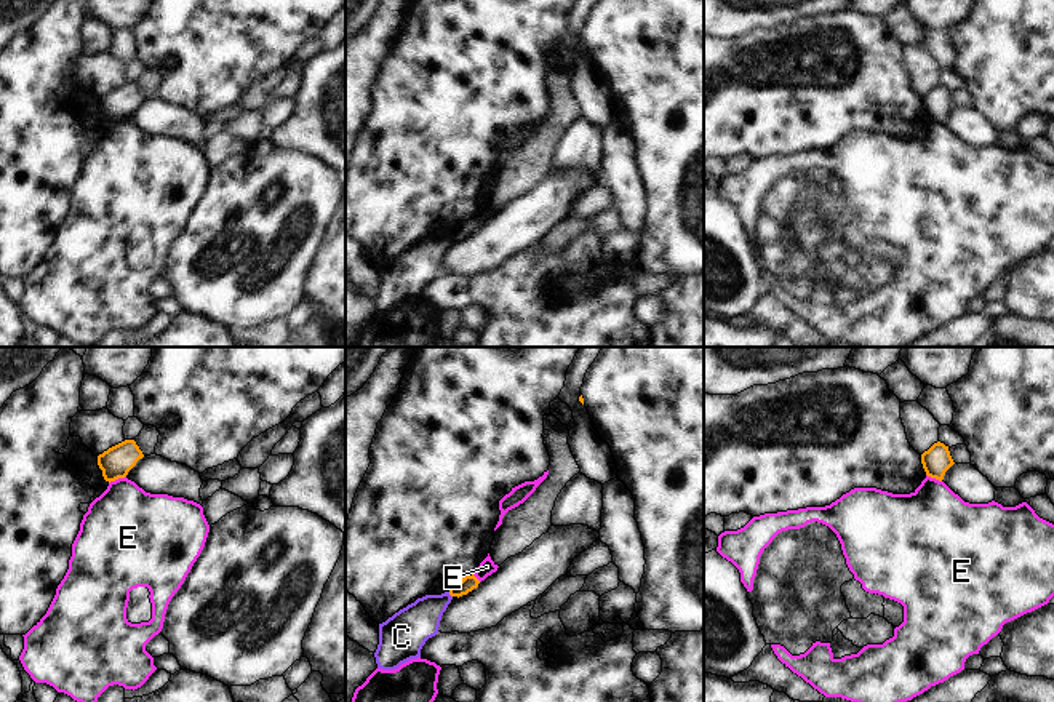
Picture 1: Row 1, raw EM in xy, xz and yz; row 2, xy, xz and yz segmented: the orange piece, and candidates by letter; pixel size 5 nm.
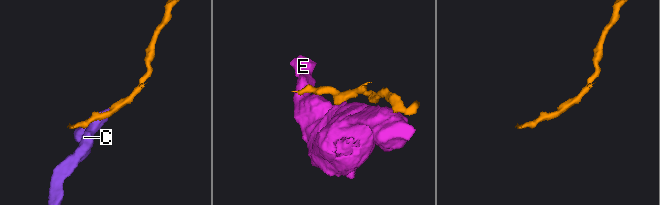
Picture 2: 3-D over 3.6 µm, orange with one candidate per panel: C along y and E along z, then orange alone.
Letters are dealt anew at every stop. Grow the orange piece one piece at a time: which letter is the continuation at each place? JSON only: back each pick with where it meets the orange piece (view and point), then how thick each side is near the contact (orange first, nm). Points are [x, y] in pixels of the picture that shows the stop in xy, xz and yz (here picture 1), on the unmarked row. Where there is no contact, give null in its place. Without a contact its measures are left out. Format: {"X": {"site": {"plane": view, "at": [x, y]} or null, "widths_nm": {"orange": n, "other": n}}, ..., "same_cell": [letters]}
{"same_cell": []}

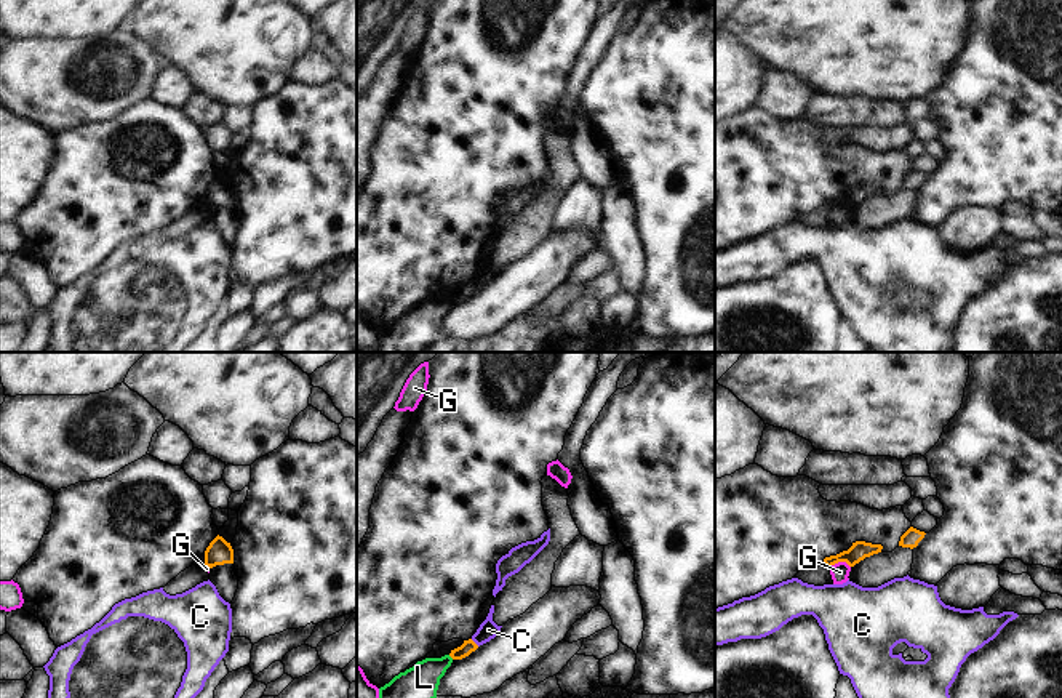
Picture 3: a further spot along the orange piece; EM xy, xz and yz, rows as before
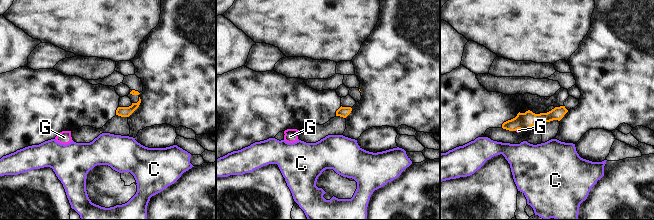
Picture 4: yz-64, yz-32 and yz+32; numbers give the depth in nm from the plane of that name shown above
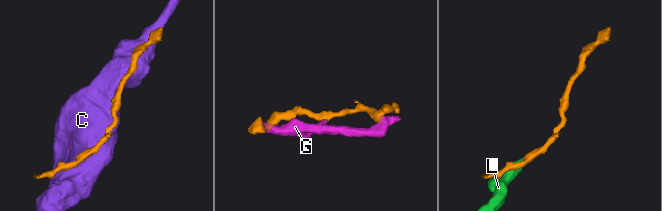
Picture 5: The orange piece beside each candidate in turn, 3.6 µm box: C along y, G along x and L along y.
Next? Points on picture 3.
{"same_cell": []}

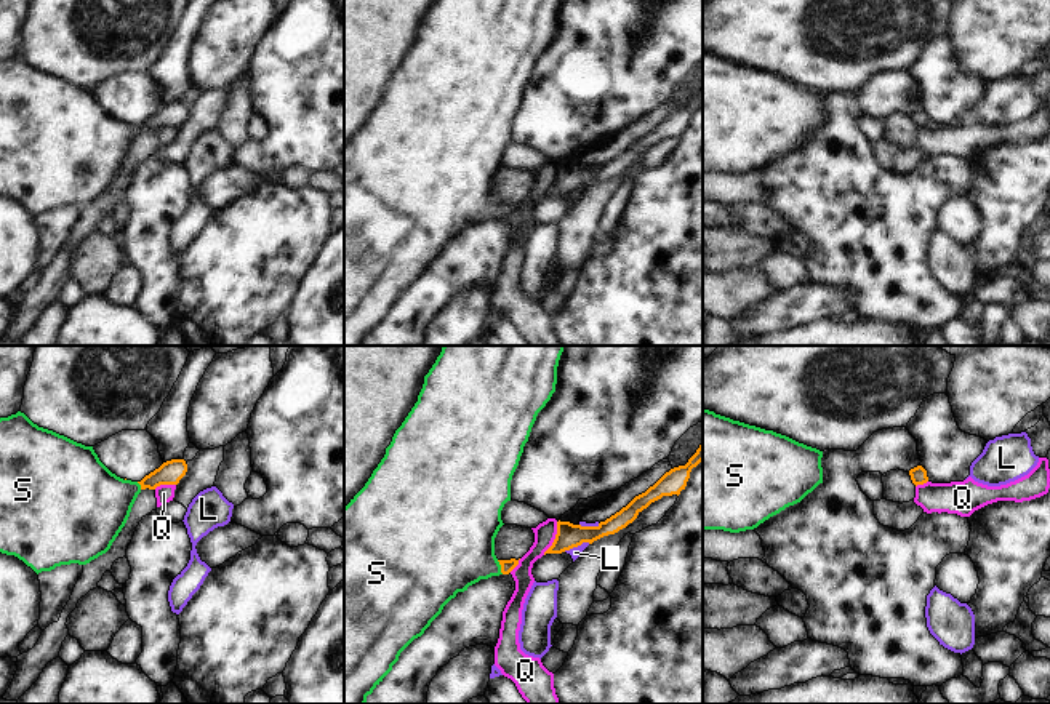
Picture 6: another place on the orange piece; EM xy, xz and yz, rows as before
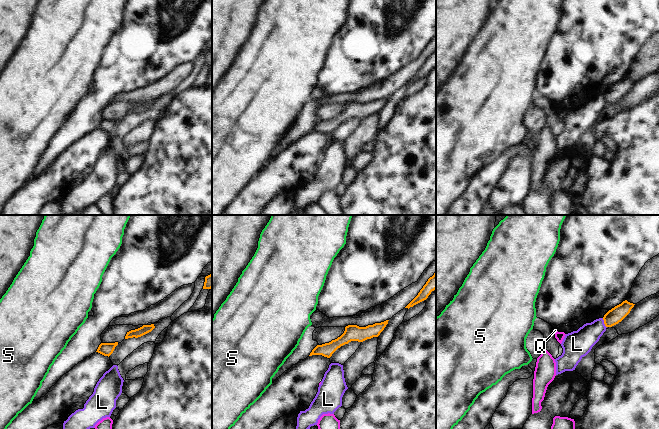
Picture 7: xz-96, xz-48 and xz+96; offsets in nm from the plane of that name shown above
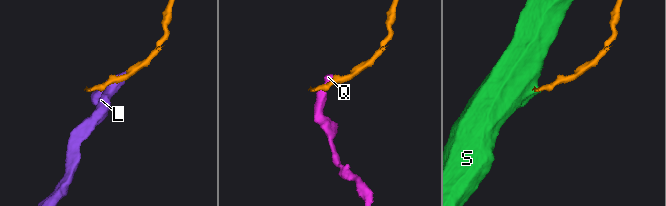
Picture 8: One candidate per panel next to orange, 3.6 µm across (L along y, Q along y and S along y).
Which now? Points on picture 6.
{"S": {"site": {"plane": "xz", "at": [501, 208]}, "widths_nm": {"orange": 60, "other": 400}}, "same_cell": ["S"]}

